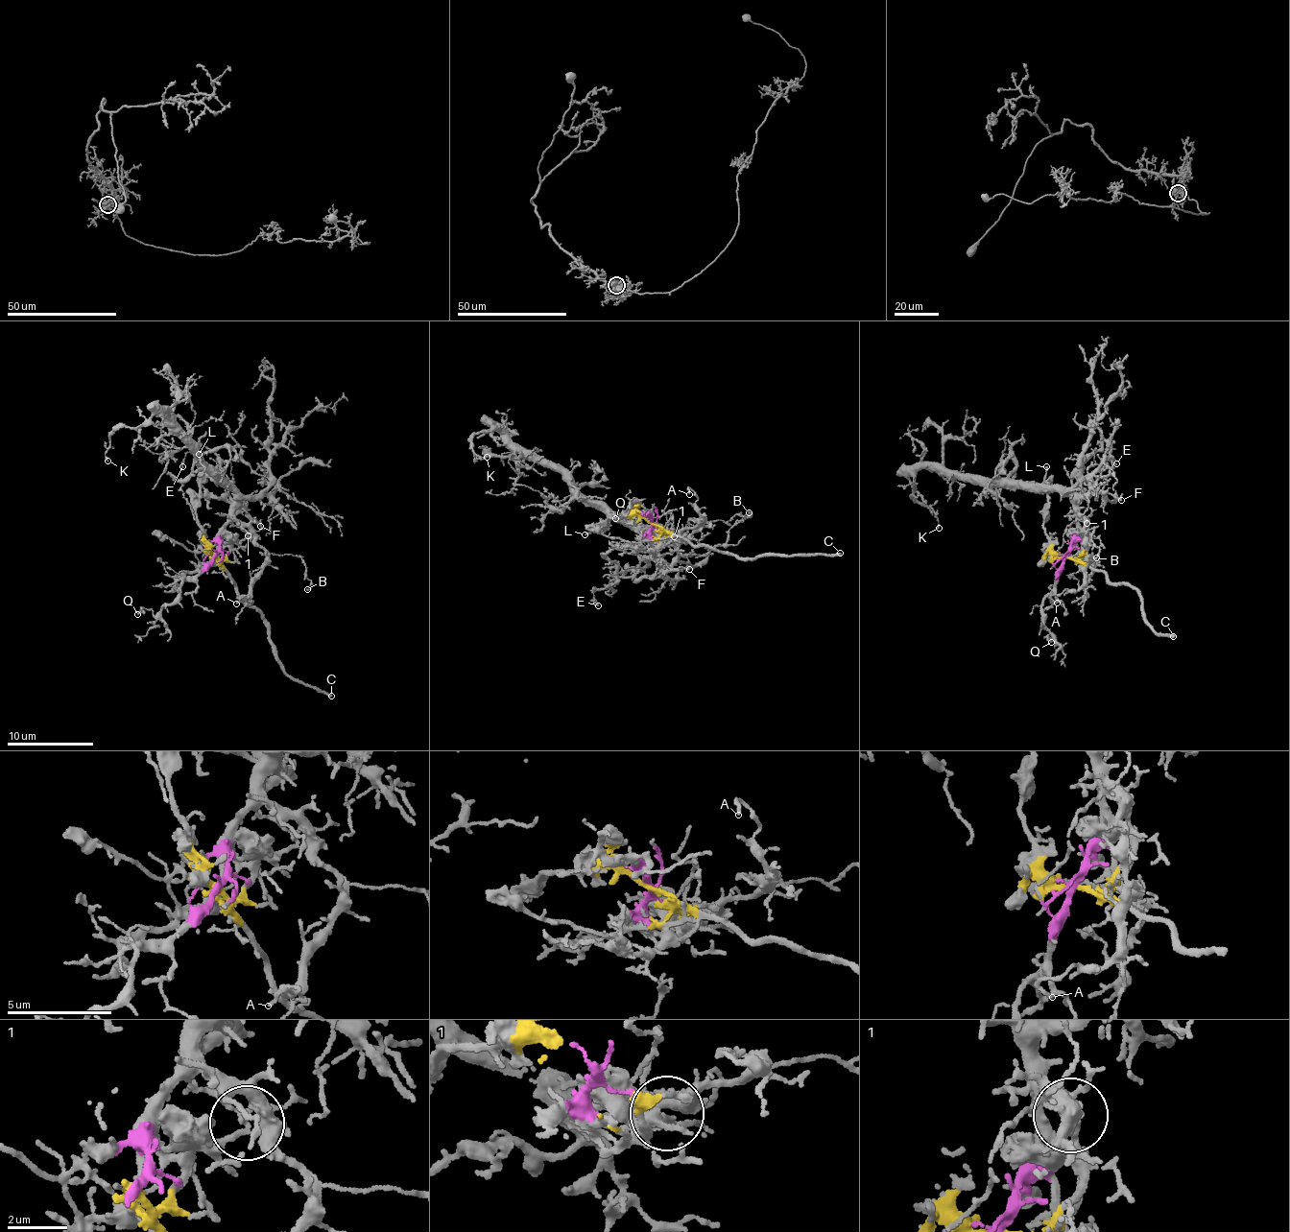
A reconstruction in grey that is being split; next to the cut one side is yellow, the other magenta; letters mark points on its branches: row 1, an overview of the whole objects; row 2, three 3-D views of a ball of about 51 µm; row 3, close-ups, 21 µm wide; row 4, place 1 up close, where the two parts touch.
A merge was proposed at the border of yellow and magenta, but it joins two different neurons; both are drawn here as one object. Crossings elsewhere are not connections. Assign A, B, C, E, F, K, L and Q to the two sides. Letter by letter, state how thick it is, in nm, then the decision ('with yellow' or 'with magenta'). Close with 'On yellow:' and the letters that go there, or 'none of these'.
A: calibre 140 nm; with magenta
B: calibre 200 nm; with magenta
C: calibre 260 nm; with yellow
E: calibre 150 nm; with magenta
F: calibre 170 nm; with magenta
K: calibre 160 nm; with magenta
L: calibre 150 nm; with yellow
Q: calibre 100 nm; with magenta
On yellow: C, L

